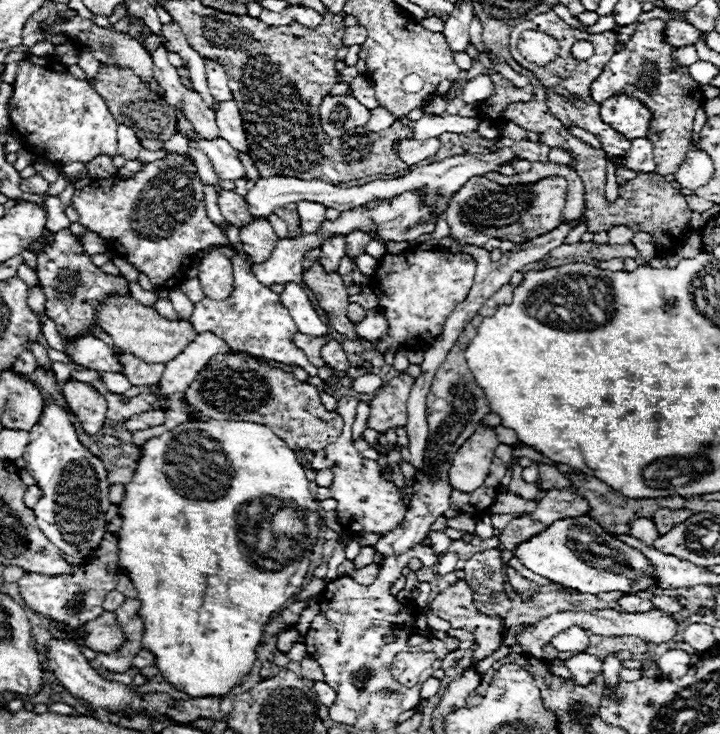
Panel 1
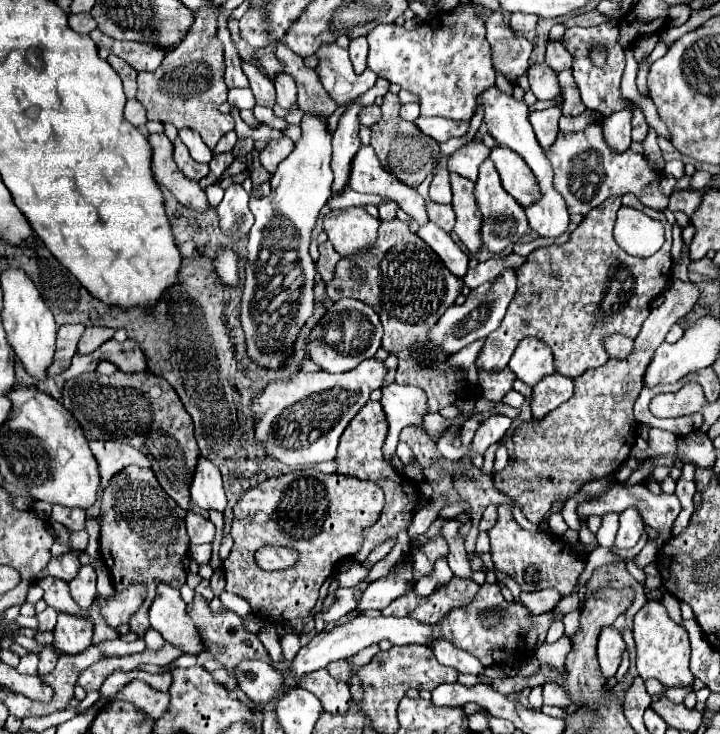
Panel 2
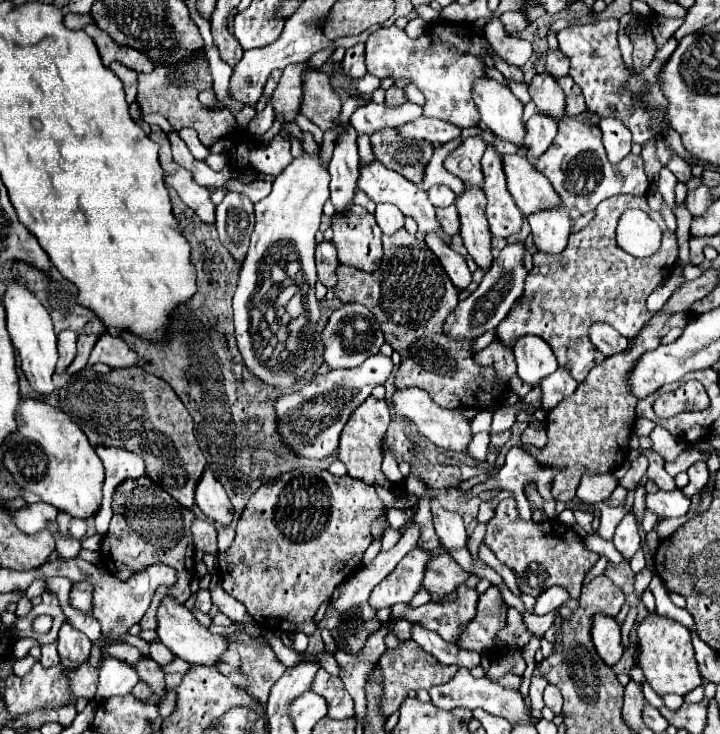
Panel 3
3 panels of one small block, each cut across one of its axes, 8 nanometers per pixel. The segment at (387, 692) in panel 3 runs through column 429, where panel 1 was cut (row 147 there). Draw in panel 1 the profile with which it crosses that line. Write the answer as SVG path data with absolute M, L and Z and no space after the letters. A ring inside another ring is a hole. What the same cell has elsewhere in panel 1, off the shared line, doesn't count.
M648 20L638 24L626 46L614 54L614 58L602 70L598 82L590 88L592 98L596 102L604 102L606 98L626 94L638 98L652 114L648 138L654 146L654 162L656 172L666 176L674 174L678 166L684 162L690 150L690 132L696 110L704 104L702 86L692 80L686 66L678 66L672 58L674 46L670 46L664 38L666 20Z

